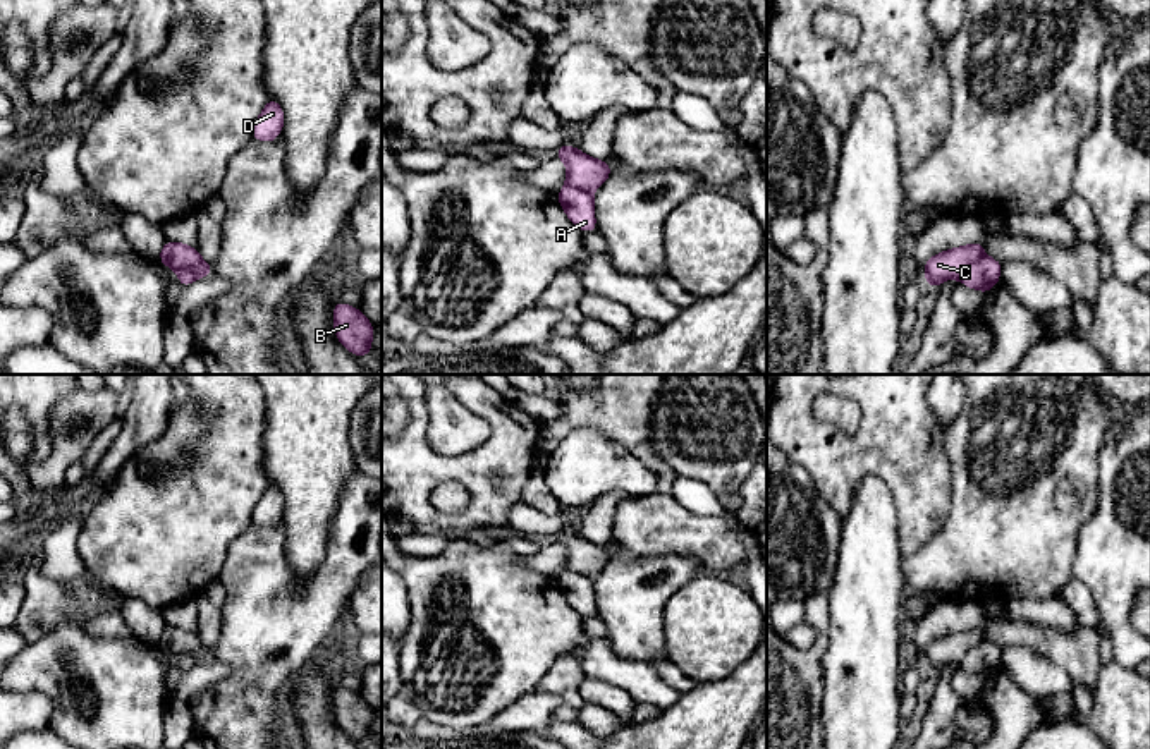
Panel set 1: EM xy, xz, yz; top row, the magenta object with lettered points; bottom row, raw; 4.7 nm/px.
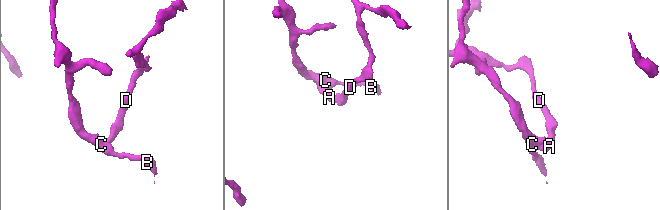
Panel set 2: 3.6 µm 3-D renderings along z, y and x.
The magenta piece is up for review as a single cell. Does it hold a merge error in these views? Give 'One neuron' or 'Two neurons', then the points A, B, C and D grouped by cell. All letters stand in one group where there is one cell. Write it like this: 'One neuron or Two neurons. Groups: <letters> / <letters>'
Two neurons. Groups: A D / B C

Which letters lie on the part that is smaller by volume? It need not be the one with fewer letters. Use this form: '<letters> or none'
A, D

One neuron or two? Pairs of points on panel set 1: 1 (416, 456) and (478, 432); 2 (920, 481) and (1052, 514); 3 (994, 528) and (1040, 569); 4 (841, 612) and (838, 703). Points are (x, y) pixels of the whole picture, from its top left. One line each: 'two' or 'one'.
1: two
2: two
3: one
4: one

